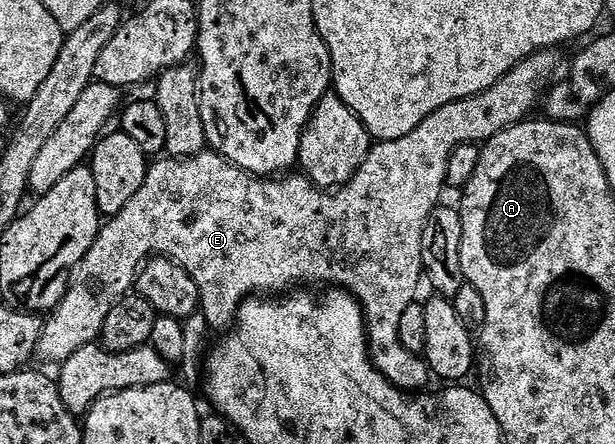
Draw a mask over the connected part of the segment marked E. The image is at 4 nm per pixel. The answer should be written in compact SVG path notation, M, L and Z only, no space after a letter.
M555 50L537 52L529 59L522 60L516 68L509 74L502 76L496 84L489 86L489 90L479 92L477 95L470 96L464 100L449 102L449 106L441 106L441 110L429 114L429 118L425 118L425 122L421 122L421 126L417 126L417 130L409 130L409 134L405 134L405 138L381 140L372 143L371 153L367 155L365 162L357 170L357 174L353 179L344 184L342 188L332 192L316 188L302 174L296 174L296 176L288 175L286 178L252 176L250 172L244 172L243 169L236 168L235 165L228 162L224 156L220 156L214 150L204 150L195 156L186 158L156 159L147 169L147 177L145 182L141 182L141 190L137 190L137 194L133 194L133 198L129 198L129 202L125 202L123 209L115 216L110 217L100 227L93 246L89 246L89 254L85 254L85 258L81 262L77 262L77 266L70 273L66 294L63 295L58 306L46 317L37 349L38 359L48 360L49 363L55 364L54 366L59 366L62 365L63 361L68 360L70 356L77 354L77 350L81 350L81 346L96 343L102 337L105 318L109 318L109 310L117 301L123 299L124 296L132 291L133 285L137 280L137 273L142 269L143 265L152 258L166 258L173 261L174 264L180 264L193 278L193 282L197 282L201 312L202 315L207 315L207 324L211 328L228 327L227 329L230 329L236 323L239 308L242 307L244 301L248 298L255 298L260 294L275 294L271 292L287 292L290 288L297 287L298 284L335 284L331 286L354 296L359 301L360 308L363 309L369 341L369 355L372 364L379 369L379 373L392 386L402 388L408 394L415 394L420 390L426 389L423 387L426 386L427 380L430 381L432 379L431 369L428 368L426 359L403 349L399 331L401 330L401 314L405 314L405 310L409 310L409 306L416 303L418 296L415 295L419 292L419 279L422 281L425 276L423 271L423 235L425 234L425 226L429 222L429 214L433 214L433 210L440 207L441 200L439 200L439 195L445 192L449 154L462 144L479 144L480 142L492 140L498 132L503 132L505 129L513 127L514 124L522 124L524 120L528 119L534 113L531 111L534 110L535 103L538 100L540 103L541 97L552 79L550 76L554 74L555 67L559 64L559 54Z

